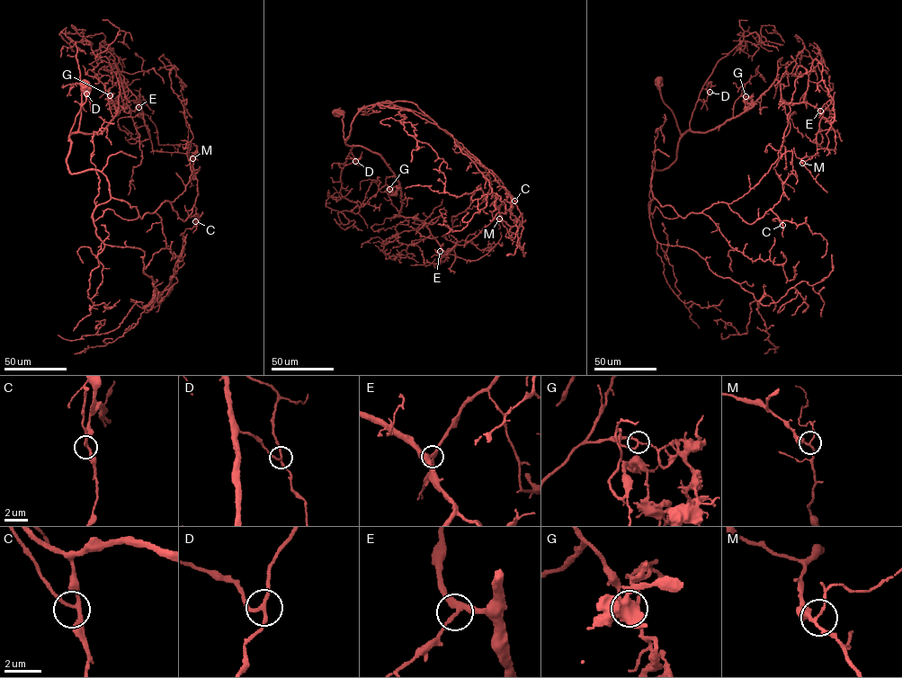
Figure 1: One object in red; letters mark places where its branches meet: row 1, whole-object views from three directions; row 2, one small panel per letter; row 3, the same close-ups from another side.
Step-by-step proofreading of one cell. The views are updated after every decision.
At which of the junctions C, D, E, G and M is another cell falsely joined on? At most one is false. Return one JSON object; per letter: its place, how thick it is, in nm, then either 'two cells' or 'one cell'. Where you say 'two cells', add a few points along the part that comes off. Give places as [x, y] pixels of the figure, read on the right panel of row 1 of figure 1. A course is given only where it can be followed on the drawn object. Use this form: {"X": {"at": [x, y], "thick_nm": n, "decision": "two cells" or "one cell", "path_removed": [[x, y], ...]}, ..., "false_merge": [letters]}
{"C": {"at": [782, 225], "thick_nm": 200, "decision": "one cell"}, "D": {"at": [709, 92], "thick_nm": 180, "decision": "one cell"}, "E": {"at": [820, 111], "thick_nm": 240, "decision": "one cell"}, "G": {"at": [745, 96], "thick_nm": 180, "decision": "two cells", "path_removed": [[745, 96], [744, 95], [748, 106], [743, 109]]}, "M": {"at": [802, 163], "thick_nm": 150, "decision": "one cell"}, "false_merge": ["G"]}

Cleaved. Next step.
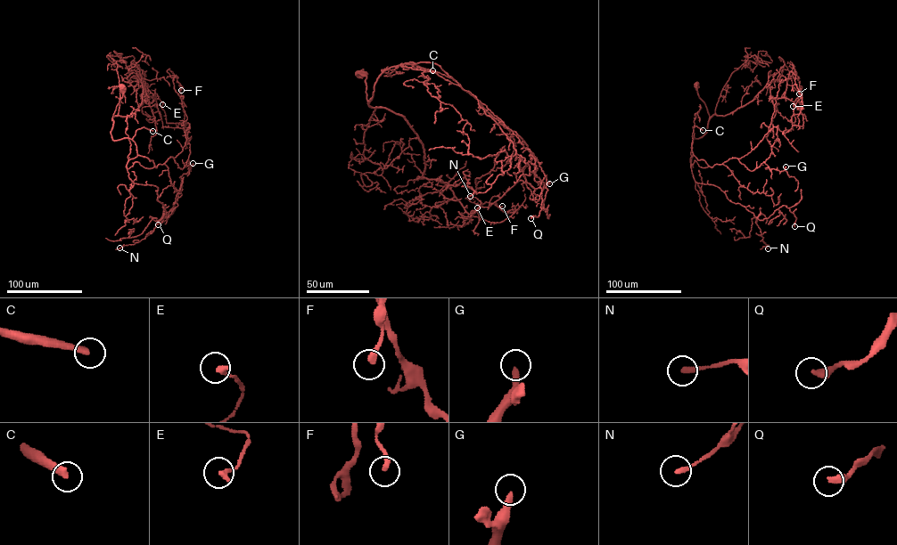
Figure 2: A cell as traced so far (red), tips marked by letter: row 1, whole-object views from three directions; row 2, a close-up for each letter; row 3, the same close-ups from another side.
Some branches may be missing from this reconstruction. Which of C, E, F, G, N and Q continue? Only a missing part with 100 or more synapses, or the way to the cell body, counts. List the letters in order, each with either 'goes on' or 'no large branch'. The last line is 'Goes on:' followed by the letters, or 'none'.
C: goes on
E: no large branch
F: no large branch
G: goes on
N: no large branch
Q: no large branch
Goes on: C, G

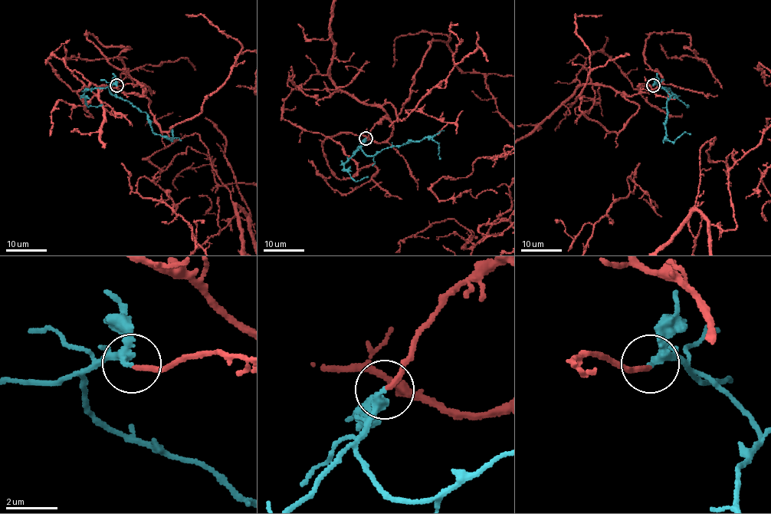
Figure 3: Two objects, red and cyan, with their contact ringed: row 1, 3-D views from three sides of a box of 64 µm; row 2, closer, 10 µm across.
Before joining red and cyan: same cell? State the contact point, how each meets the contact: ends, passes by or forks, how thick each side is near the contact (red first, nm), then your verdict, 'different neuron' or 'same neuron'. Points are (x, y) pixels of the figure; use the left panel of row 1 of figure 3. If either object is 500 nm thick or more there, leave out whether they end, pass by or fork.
at (116, 85); red ends there; cyan passes by; 180 nm thick on the red side, 200 nm on the other; same neuron

